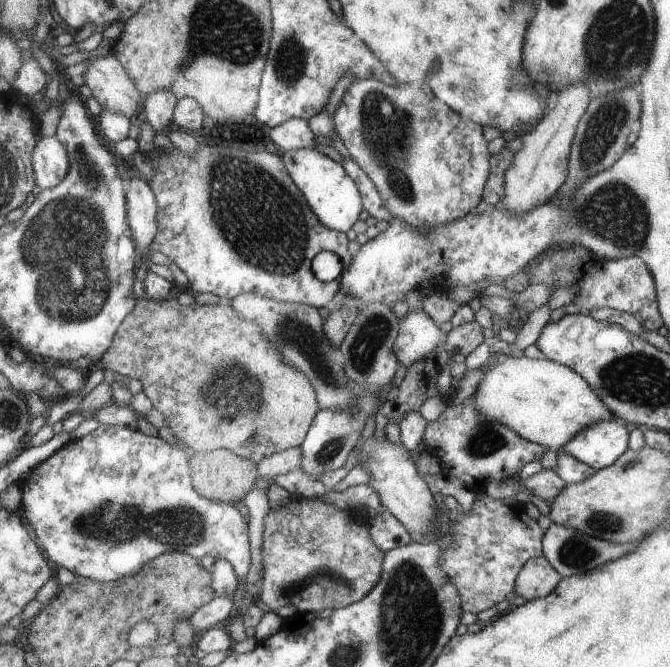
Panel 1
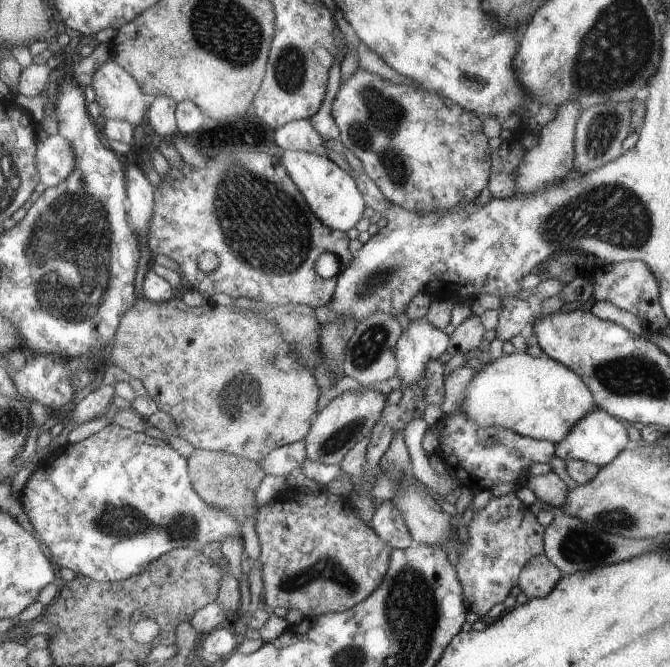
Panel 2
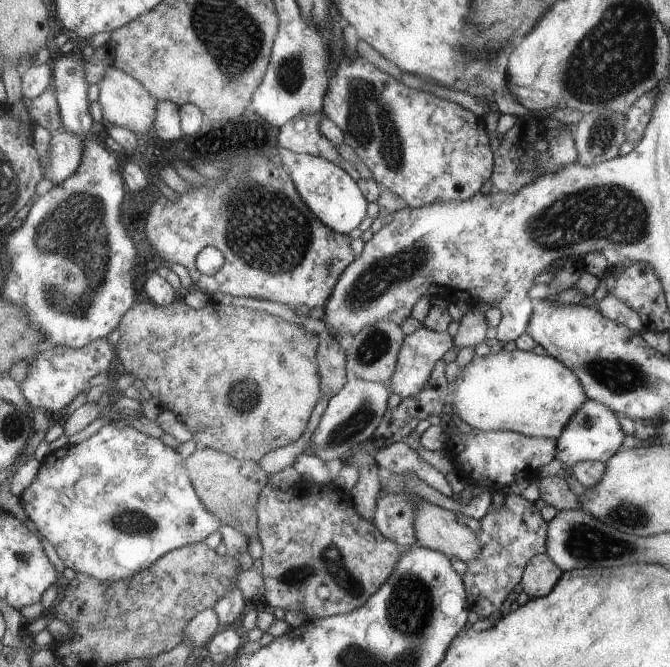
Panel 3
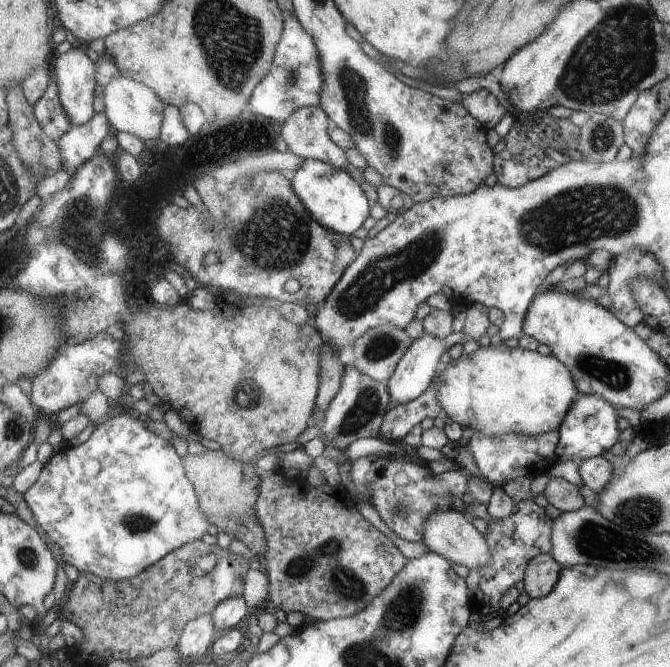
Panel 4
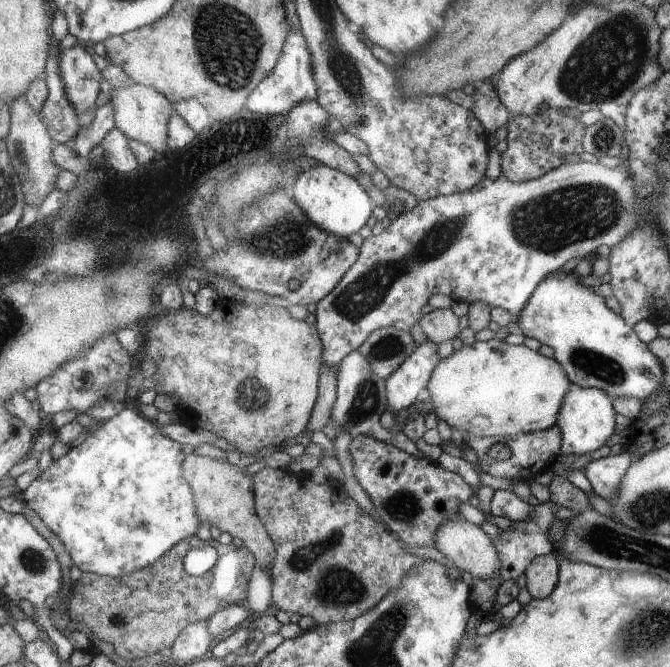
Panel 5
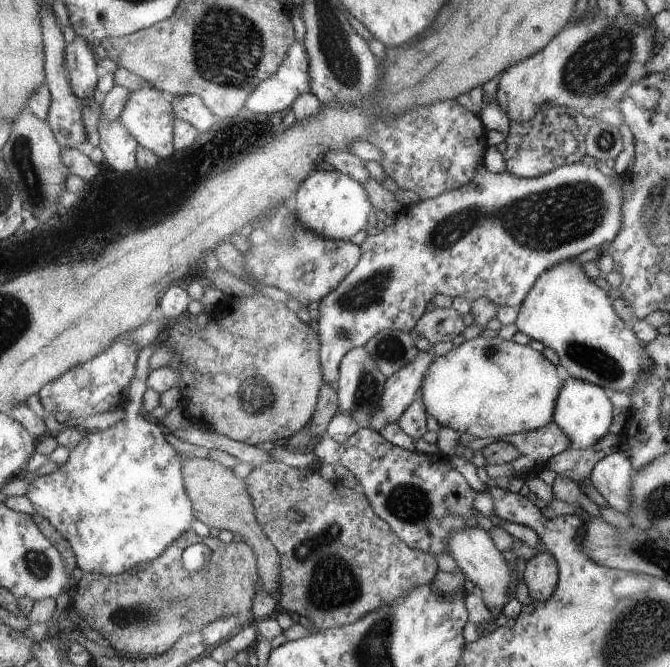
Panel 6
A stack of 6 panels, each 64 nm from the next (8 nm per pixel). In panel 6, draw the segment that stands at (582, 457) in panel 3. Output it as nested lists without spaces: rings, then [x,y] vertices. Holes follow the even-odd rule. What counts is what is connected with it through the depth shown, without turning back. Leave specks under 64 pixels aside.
[[[565,376],[565,386],[559,392],[553,422],[557,422],[569,434],[569,438],[573,440],[573,448],[581,448],[581,450],[593,448],[593,444],[597,444],[603,436],[607,436],[607,430],[611,428],[613,418],[617,414],[609,398],[611,392],[605,390],[603,386],[573,376]]]

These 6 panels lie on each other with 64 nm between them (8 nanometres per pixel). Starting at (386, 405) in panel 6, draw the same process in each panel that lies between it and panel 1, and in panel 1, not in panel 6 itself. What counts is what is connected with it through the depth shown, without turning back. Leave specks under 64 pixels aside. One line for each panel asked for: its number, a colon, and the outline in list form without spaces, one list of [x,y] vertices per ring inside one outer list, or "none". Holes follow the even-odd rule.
1: [[[413,310],[407,312],[407,316],[399,322],[401,324],[401,334],[397,338],[397,358],[409,370],[409,366],[425,360],[427,356],[435,356],[439,346],[445,348],[447,334],[439,328],[429,314],[423,310]]]
2: [[[413,320],[397,344],[399,378],[403,380],[401,392],[415,388],[429,368],[429,362],[437,360],[451,348],[451,336],[429,320]]]
3: [[[421,328],[417,334],[405,338],[405,346],[401,350],[401,358],[399,358],[399,366],[397,366],[397,372],[391,380],[391,392],[393,394],[399,394],[401,400],[409,400],[413,396],[419,396],[427,386],[429,382],[433,380],[433,372],[437,370],[437,364],[441,362],[441,358],[445,356],[447,350],[451,350],[455,346],[457,338],[451,336],[451,334],[441,334],[441,332],[435,332],[431,328]]]
4: [[[455,332],[449,338],[437,338],[437,336],[425,334],[425,336],[421,336],[421,340],[415,340],[413,346],[409,348],[409,352],[405,354],[405,358],[401,360],[401,364],[397,366],[397,372],[391,376],[389,382],[385,382],[389,386],[391,396],[393,396],[391,400],[395,400],[397,406],[403,406],[403,404],[411,404],[417,398],[421,398],[429,390],[429,386],[433,384],[433,380],[439,374],[439,368],[443,366],[441,356],[445,354],[445,350],[451,348],[453,344],[463,346],[465,340],[467,340],[467,332]]]
5: [[[427,342],[417,348],[417,352],[405,360],[405,364],[387,380],[387,396],[389,396],[389,412],[399,416],[407,412],[419,394],[429,386],[433,372],[439,368],[443,358],[439,358],[437,342]]]

